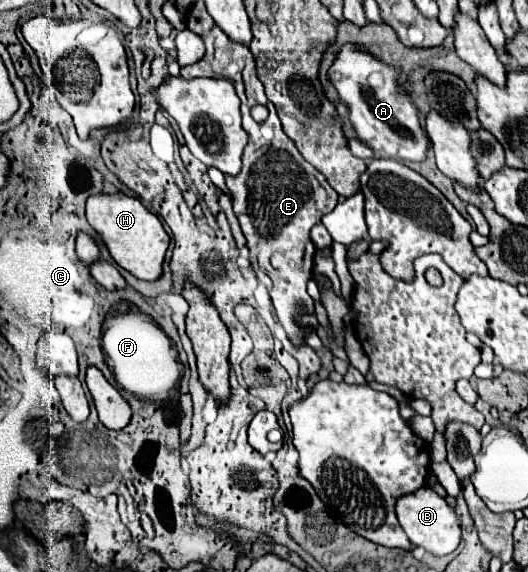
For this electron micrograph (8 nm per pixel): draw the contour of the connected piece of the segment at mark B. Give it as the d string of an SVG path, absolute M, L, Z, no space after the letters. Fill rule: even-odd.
M420 488L414 494L406 494L398 498L396 514L398 514L398 522L402 530L406 532L408 540L414 546L420 546L434 556L444 556L456 550L460 542L460 522L454 510L446 504L446 500L440 498L432 488Z

